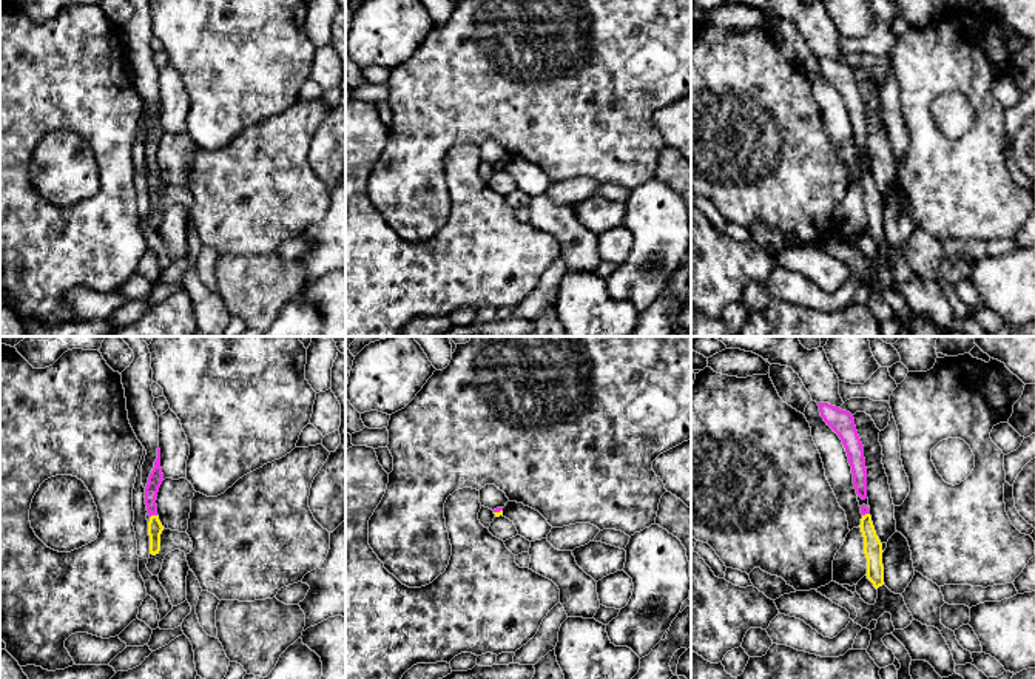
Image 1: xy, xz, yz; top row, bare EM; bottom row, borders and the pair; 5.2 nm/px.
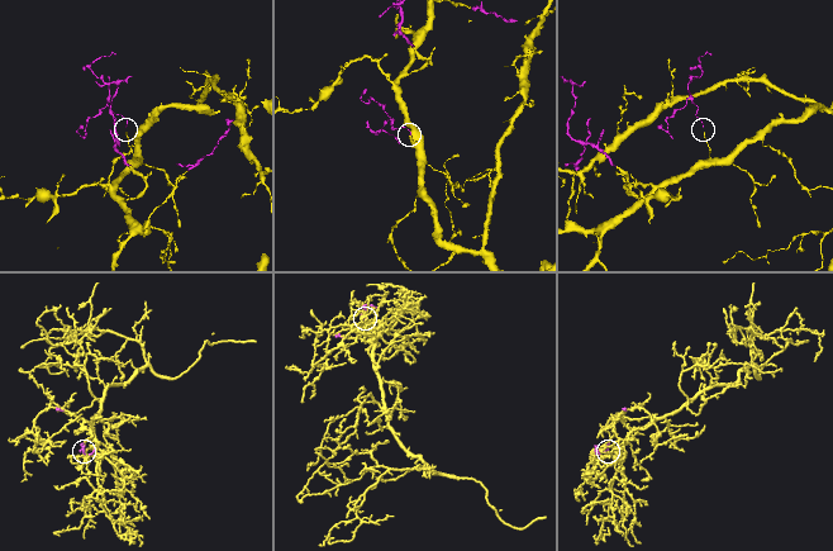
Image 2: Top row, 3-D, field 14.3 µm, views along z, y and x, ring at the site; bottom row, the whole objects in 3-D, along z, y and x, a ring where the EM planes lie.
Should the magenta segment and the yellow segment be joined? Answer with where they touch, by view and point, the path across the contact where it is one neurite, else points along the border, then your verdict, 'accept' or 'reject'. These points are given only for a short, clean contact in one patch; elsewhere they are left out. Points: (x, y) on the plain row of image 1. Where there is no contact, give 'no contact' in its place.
xy (153, 168) | reject

